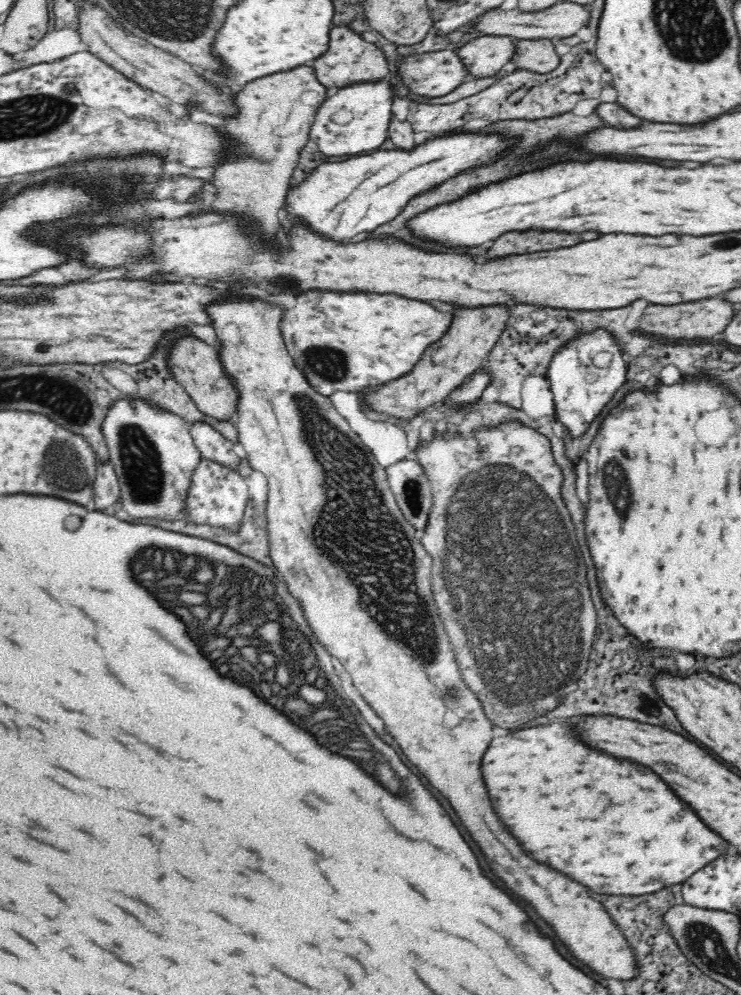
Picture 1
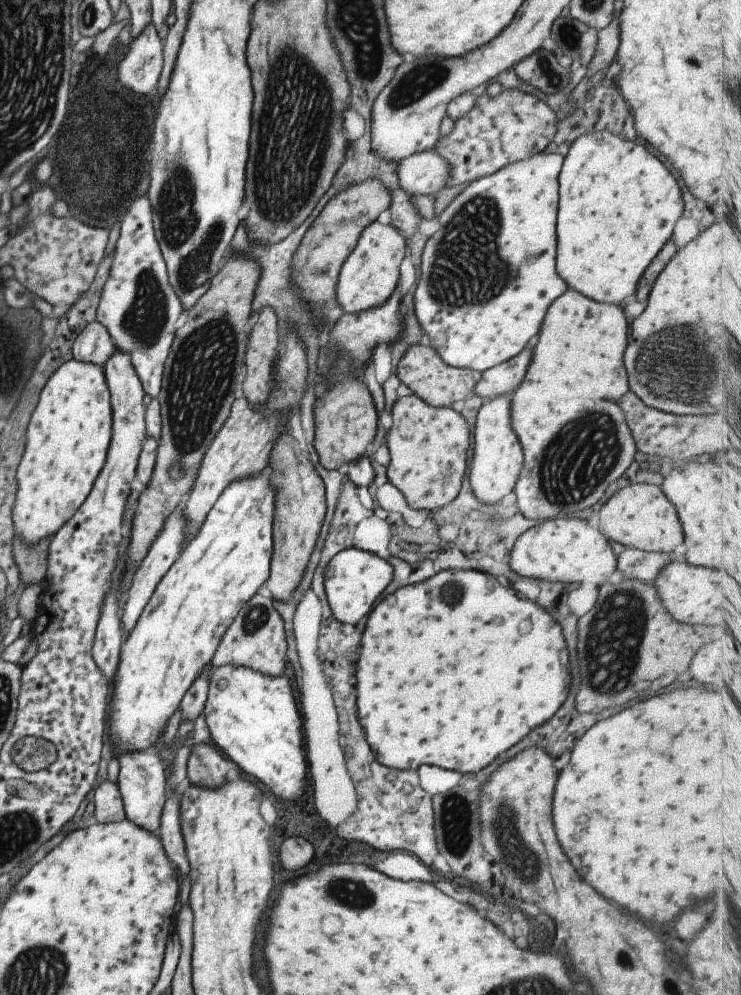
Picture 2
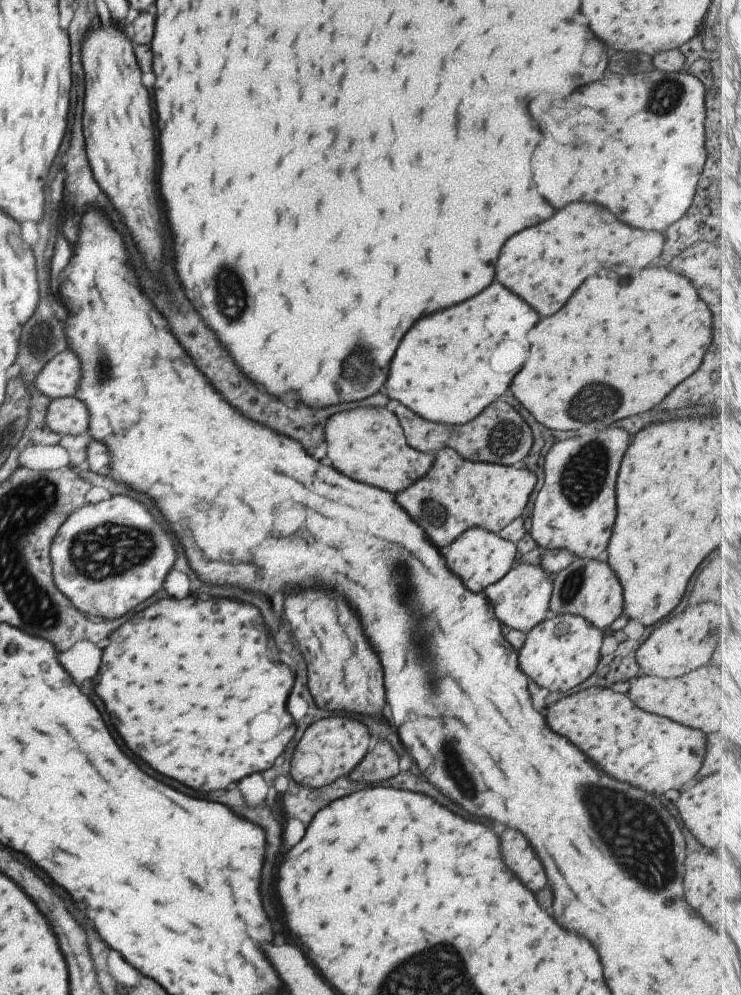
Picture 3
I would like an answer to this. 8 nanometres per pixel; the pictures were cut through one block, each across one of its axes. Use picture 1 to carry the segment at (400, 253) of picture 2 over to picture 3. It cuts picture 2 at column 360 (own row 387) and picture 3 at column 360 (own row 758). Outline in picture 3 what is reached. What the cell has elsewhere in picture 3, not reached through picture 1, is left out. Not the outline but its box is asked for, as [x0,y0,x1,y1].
[325,408,435,494]

